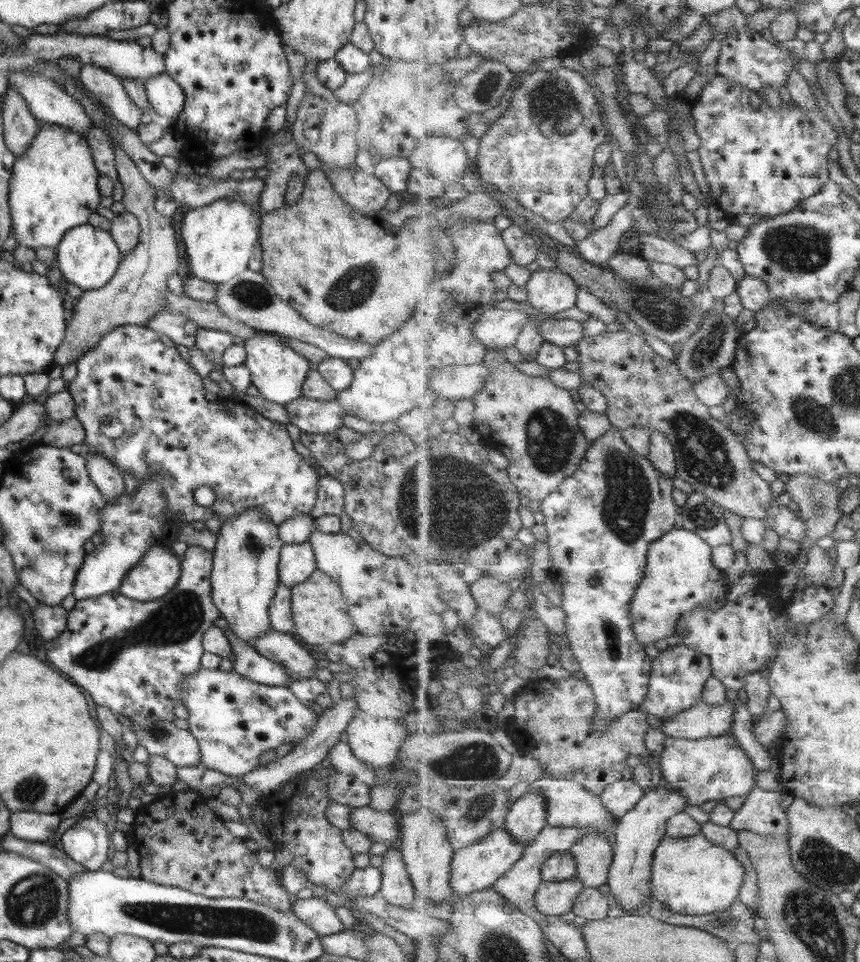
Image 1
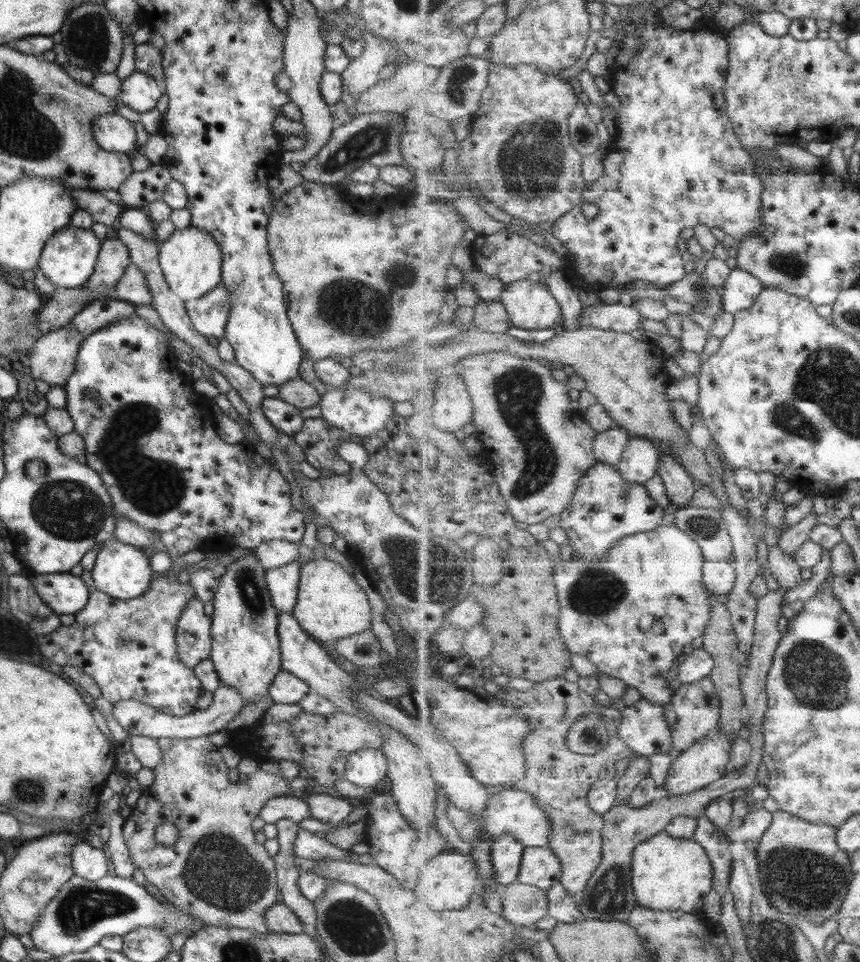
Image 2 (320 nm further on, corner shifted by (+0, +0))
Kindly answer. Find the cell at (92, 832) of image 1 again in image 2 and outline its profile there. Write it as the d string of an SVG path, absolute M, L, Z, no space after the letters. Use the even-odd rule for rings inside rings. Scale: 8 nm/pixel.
M87 841L72 846L70 859L73 874L85 880L93 882L108 874L103 850L91 847Z

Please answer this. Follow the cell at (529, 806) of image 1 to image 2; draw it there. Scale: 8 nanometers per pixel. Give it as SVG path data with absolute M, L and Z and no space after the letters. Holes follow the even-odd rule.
M505 834L492 844L496 880L505 886L518 881L525 846L517 836Z

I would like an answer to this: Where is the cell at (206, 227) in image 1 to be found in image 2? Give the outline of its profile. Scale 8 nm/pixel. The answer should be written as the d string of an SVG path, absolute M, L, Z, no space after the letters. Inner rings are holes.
M200 228L175 229L158 245L158 263L168 289L184 303L199 298L220 284L221 253L217 243Z

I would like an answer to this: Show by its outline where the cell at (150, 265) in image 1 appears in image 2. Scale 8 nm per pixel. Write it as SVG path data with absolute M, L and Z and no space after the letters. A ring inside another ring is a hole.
M68 325L37 338L28 350L28 367L33 380L62 386L73 372L77 348L82 336Z

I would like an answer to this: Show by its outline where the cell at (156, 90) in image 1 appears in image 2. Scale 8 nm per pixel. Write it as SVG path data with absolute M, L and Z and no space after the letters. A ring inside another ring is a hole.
M133 71L120 82L119 94L117 98L127 106L127 108L141 113L151 111L162 95L161 86L155 82L149 74L141 71Z

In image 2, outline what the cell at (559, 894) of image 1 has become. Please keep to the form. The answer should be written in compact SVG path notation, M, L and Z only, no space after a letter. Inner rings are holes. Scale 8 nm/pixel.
M519 880L506 886L501 901L502 914L516 925L534 927L550 911L548 890Z

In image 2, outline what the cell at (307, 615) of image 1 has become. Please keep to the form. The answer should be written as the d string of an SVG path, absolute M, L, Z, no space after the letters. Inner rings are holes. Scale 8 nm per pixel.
M322 556L301 563L296 603L291 612L299 627L319 642L332 643L371 628L370 607L363 590L337 562Z

